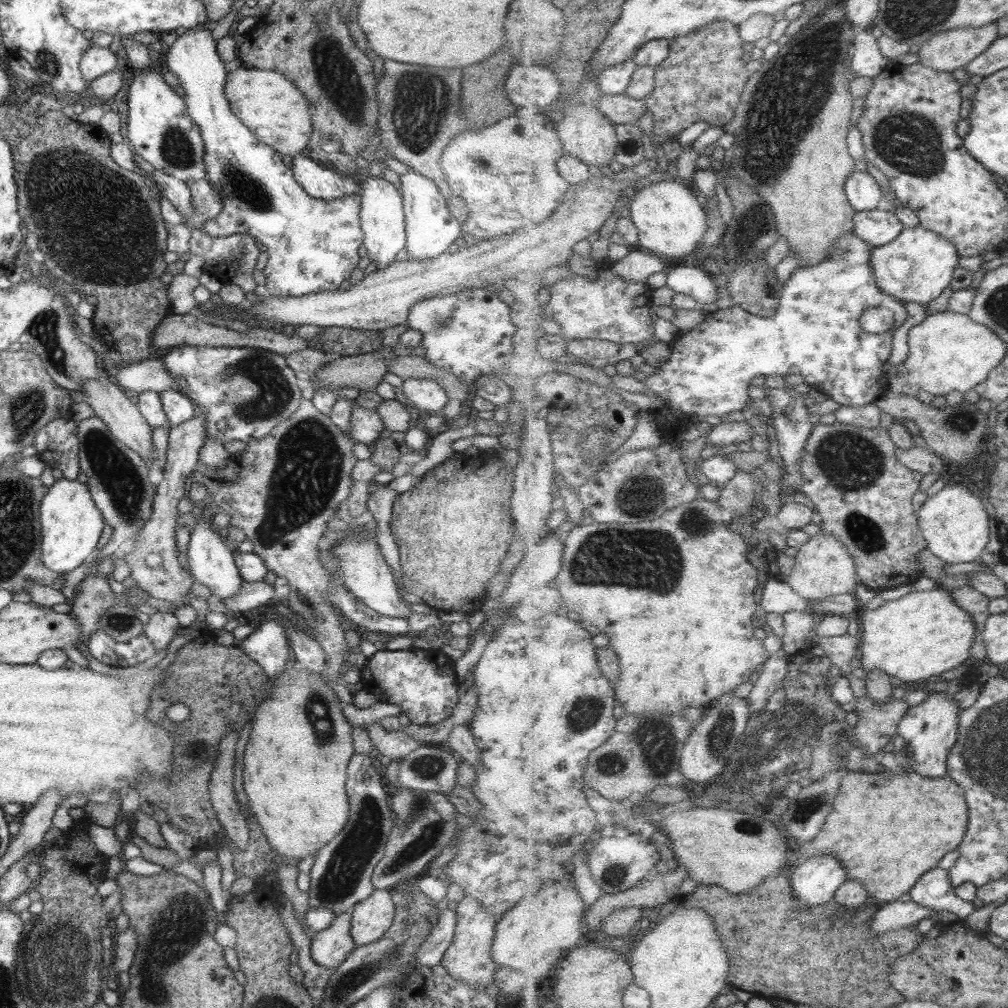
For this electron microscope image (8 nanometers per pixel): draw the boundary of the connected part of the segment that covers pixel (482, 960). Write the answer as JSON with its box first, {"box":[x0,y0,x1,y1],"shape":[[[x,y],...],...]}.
{"box":[440,896,497,987],"shape":[[[464,896],[456,902],[453,911],[456,914],[453,938],[441,957],[440,965],[455,980],[460,980],[469,986],[486,987],[493,983],[497,967],[490,957],[495,920],[472,896]]]}

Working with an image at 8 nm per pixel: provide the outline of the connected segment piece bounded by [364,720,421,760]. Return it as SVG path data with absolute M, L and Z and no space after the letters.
M379 720L367 725L364 729L367 731L375 756L383 755L392 760L405 756L421 745L407 734L395 734L386 731L379 725Z

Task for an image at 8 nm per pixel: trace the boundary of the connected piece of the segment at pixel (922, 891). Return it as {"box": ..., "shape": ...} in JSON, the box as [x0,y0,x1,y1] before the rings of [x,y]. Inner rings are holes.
{"box":[911,867,978,921],"shape":[[[937,867],[926,872],[911,889],[911,899],[932,910],[953,912],[958,921],[967,918],[978,904],[958,897],[948,870]]]}

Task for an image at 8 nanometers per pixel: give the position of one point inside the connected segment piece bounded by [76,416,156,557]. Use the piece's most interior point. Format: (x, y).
(118, 481)

